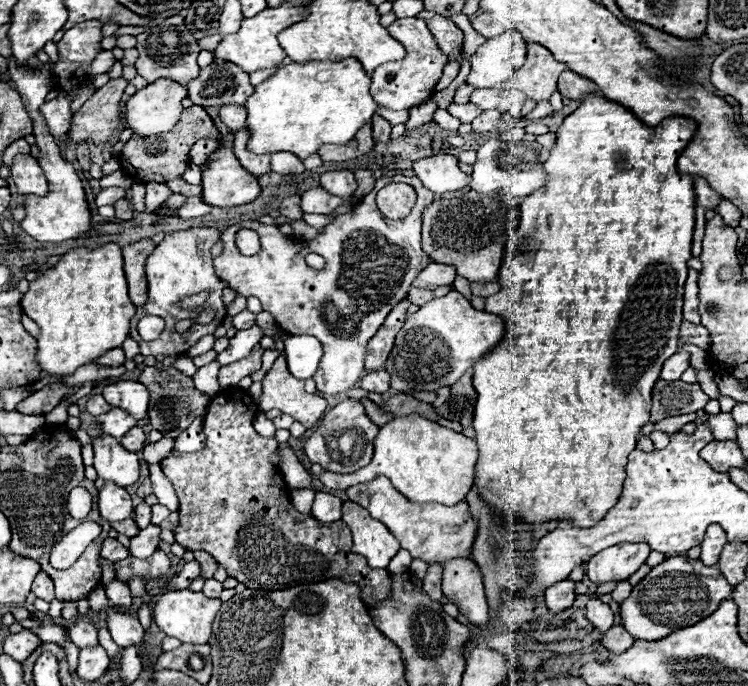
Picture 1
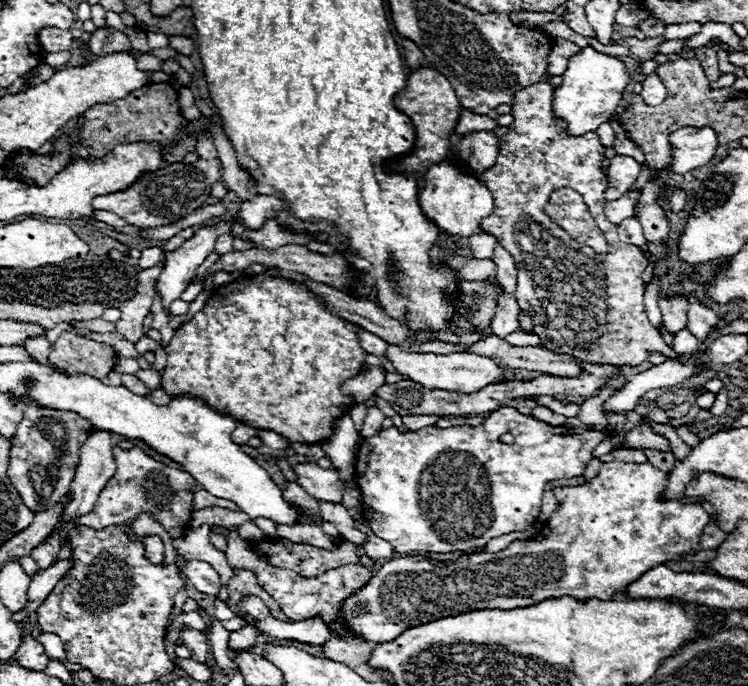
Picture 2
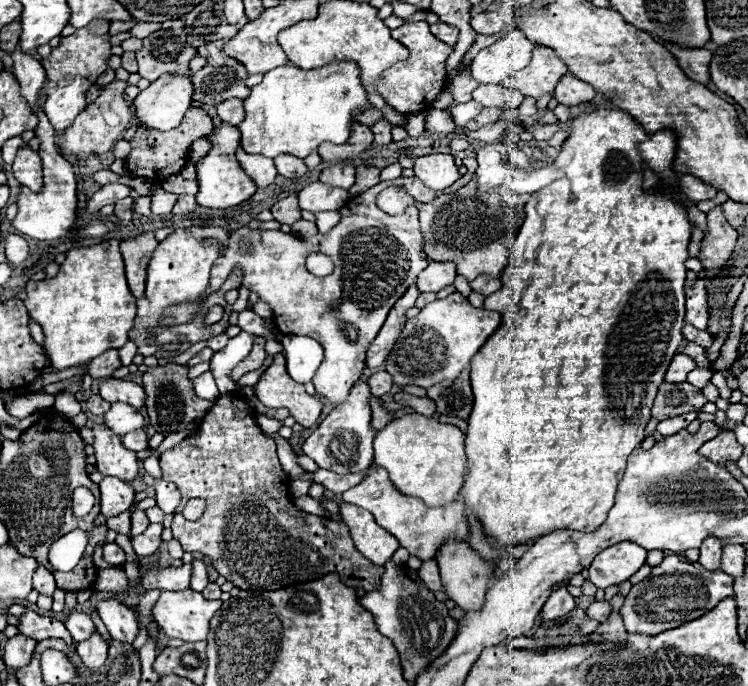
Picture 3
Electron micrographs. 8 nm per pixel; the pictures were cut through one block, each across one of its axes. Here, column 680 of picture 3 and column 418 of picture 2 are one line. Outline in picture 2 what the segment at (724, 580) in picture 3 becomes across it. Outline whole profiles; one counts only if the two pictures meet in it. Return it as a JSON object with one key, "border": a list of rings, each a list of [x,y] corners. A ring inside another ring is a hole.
{"border":[[[604,462],[600,468],[600,474],[592,480],[586,482],[582,486],[566,486],[566,488],[554,488],[554,496],[560,502],[560,508],[550,516],[550,520],[544,524],[544,528],[536,534],[536,538],[532,540],[514,540],[512,544],[508,544],[504,550],[500,552],[482,552],[482,554],[470,554],[470,556],[462,556],[458,560],[452,562],[434,562],[428,560],[426,556],[402,556],[402,558],[390,558],[388,562],[384,562],[378,570],[374,570],[374,576],[368,580],[368,584],[364,584],[364,588],[360,588],[358,592],[350,594],[340,608],[340,616],[348,628],[348,632],[368,640],[368,642],[388,642],[394,640],[396,636],[400,636],[400,632],[416,626],[416,624],[424,624],[424,622],[432,622],[444,616],[456,616],[460,612],[468,612],[468,610],[484,610],[484,608],[500,608],[500,610],[512,610],[512,608],[524,608],[524,606],[532,606],[540,600],[552,598],[552,596],[572,596],[572,598],[602,598],[602,600],[610,600],[614,598],[618,592],[622,592],[632,580],[640,578],[646,570],[664,564],[668,560],[678,560],[680,554],[692,554],[698,550],[698,538],[708,522],[708,514],[700,504],[680,504],[676,500],[660,500],[662,490],[668,484],[668,474],[654,468],[652,464],[632,464],[632,462]]]}

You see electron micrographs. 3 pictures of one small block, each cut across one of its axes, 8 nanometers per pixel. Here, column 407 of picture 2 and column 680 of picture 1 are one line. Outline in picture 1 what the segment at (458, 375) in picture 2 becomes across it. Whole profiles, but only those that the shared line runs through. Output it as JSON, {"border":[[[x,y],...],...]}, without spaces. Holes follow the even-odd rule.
{"border":[[[676,352],[674,356],[670,356],[670,358],[664,362],[662,372],[660,372],[660,378],[662,378],[662,380],[676,380],[676,378],[689,367],[690,361],[686,352]]]}

